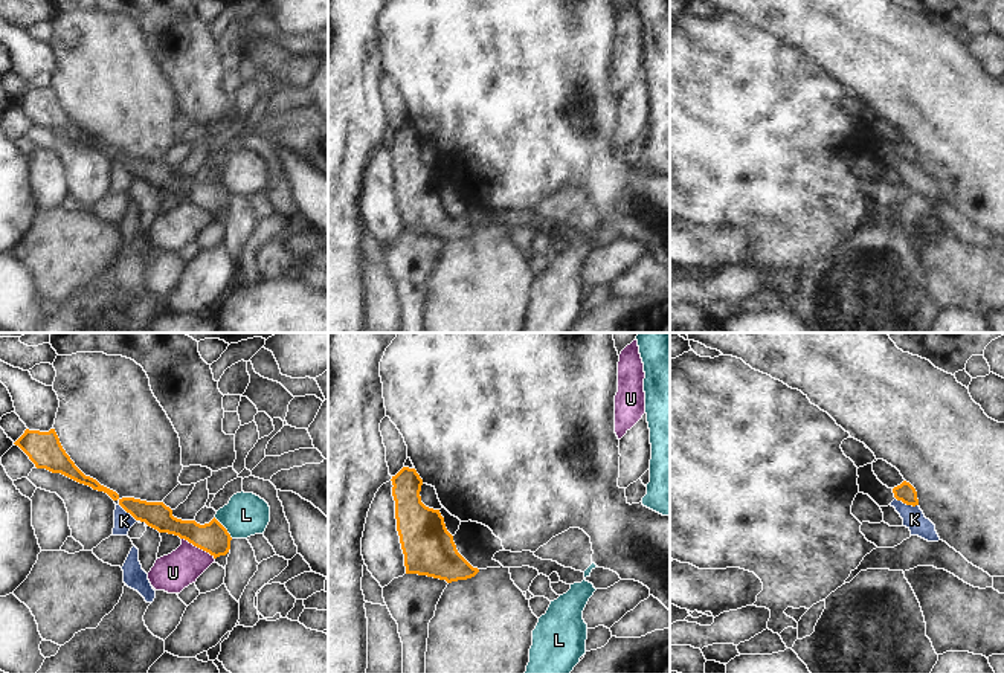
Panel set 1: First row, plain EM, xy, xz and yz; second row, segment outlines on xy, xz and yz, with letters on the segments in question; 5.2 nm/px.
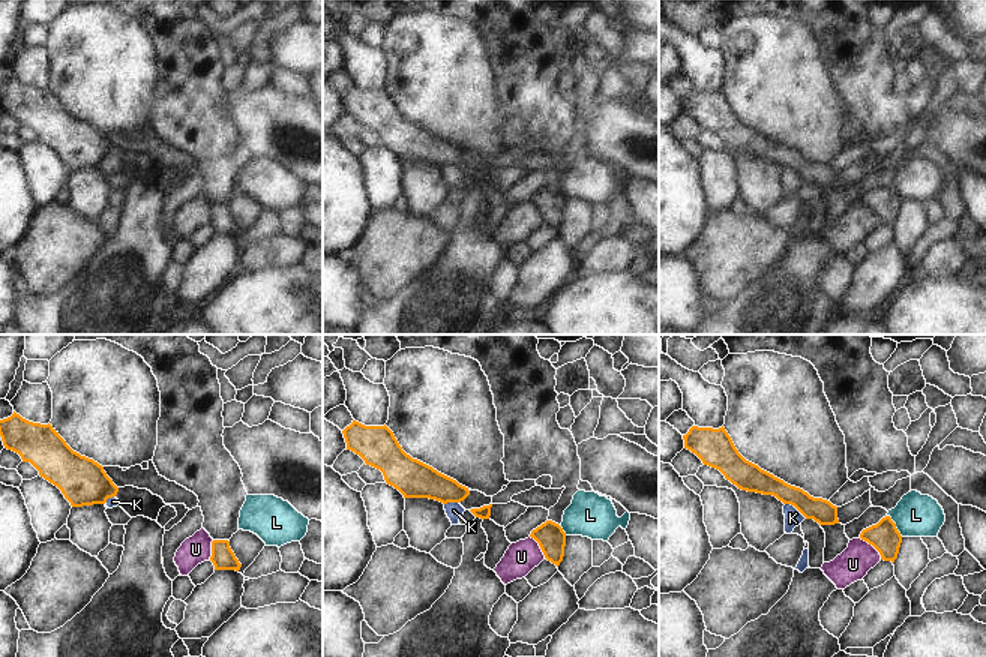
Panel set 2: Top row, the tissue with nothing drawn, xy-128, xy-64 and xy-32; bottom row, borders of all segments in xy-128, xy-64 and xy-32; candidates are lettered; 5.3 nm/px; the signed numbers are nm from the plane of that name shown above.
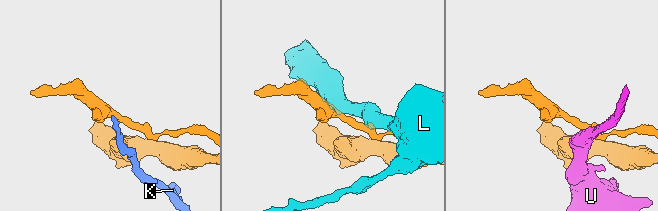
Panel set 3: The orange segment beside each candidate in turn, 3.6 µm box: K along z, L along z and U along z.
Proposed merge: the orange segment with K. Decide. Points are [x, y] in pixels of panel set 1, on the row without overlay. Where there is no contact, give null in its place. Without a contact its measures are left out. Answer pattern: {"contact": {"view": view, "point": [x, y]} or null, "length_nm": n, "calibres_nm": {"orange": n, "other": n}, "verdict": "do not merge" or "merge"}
{"contact": {"view": "yz", "point": [907, 162]}, "length_nm": 130, "calibres_nm": {"orange": 100, "other": 120}, "verdict": "do not merge"}

